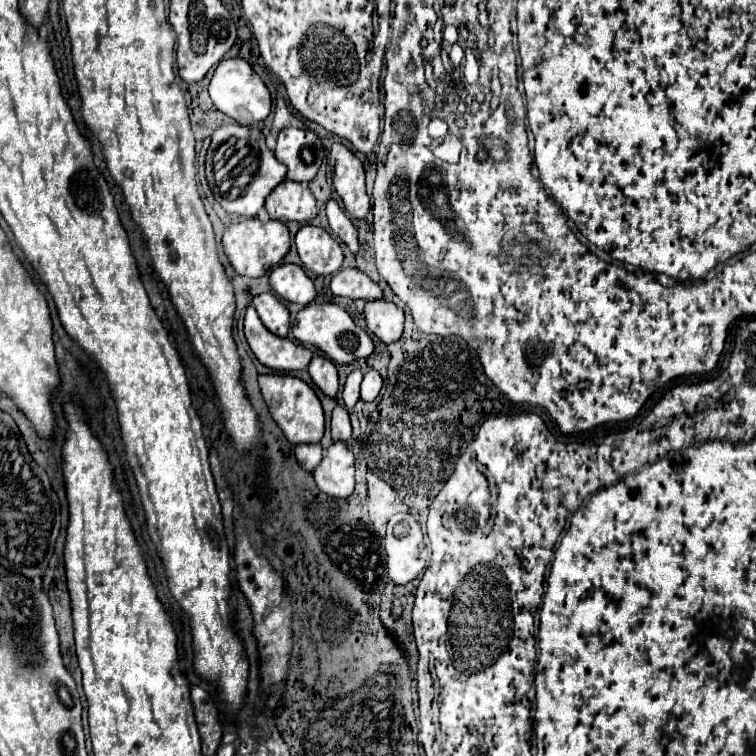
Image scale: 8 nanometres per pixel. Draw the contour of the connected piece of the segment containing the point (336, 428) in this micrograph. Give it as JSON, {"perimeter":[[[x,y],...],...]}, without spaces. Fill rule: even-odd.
{"perimeter":[[[337,405],[331,417],[331,437],[333,441],[349,441],[351,439],[351,423],[345,407]]]}

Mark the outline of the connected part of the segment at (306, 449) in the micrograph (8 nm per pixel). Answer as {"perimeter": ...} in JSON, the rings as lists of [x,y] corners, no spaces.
{"perimeter":[[[307,443],[307,445],[297,445],[295,447],[295,457],[297,457],[297,463],[305,469],[305,471],[313,471],[319,463],[321,463],[321,457],[323,457],[323,449],[319,443]]]}

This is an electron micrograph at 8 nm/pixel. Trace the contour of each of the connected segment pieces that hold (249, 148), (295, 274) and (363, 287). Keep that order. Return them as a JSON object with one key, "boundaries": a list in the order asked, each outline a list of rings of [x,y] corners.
{"boundaries":[[[[235,123],[223,125],[213,133],[205,161],[205,173],[215,201],[227,213],[255,217],[263,207],[265,197],[285,179],[287,167],[275,159],[273,151],[267,149],[265,137],[259,129]]],[[[293,263],[275,267],[269,275],[269,283],[273,291],[289,303],[307,305],[315,297],[313,281],[307,277],[307,273],[299,265],[293,265]]],[[[341,269],[341,271],[337,271],[331,279],[331,291],[333,291],[333,295],[347,297],[347,299],[373,301],[373,299],[383,297],[381,287],[377,283],[373,283],[359,269]]]]}

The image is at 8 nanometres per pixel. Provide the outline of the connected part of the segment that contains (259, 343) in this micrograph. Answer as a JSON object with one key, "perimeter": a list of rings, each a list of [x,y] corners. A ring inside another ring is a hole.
{"perimeter":[[[249,305],[245,313],[245,339],[253,355],[265,367],[275,371],[301,371],[309,365],[313,357],[307,347],[267,331],[253,305]]]}

